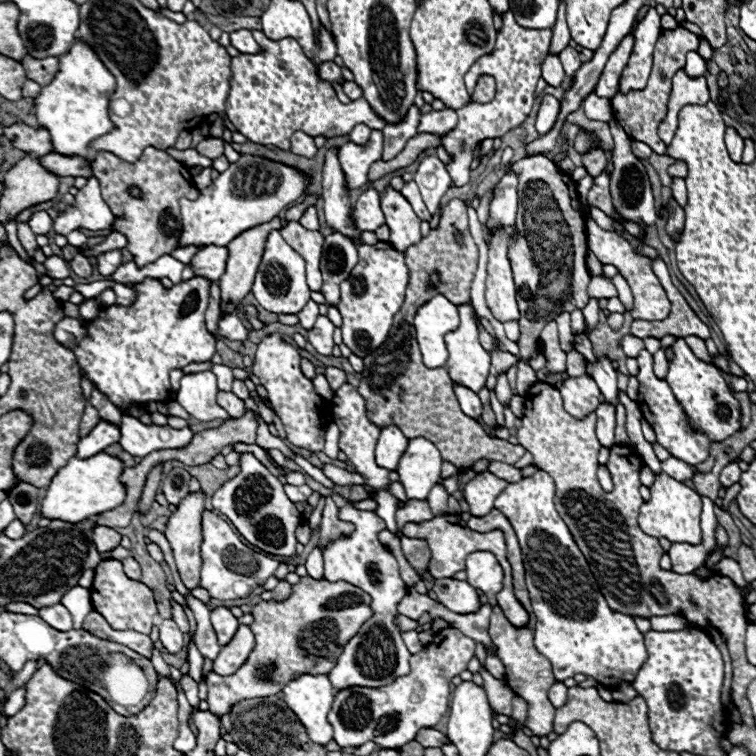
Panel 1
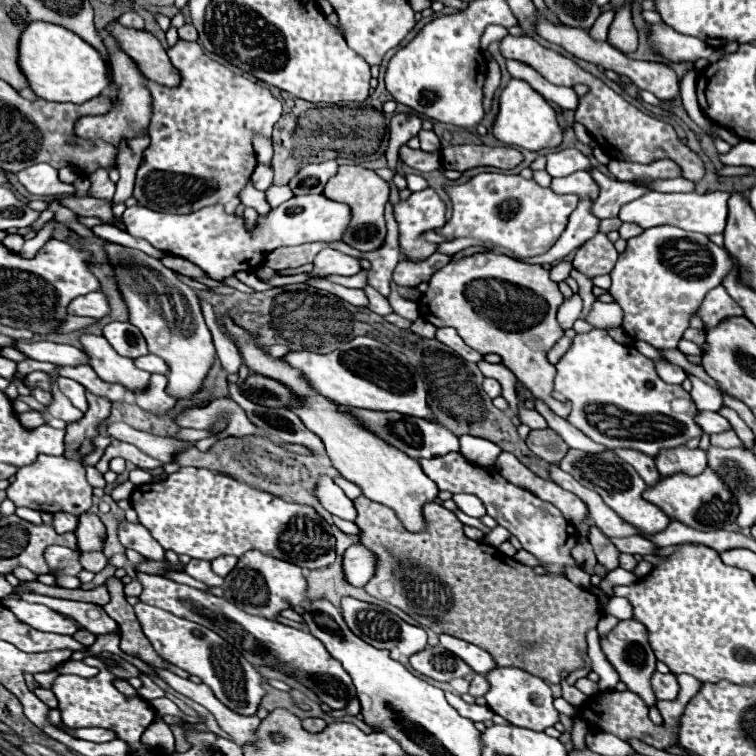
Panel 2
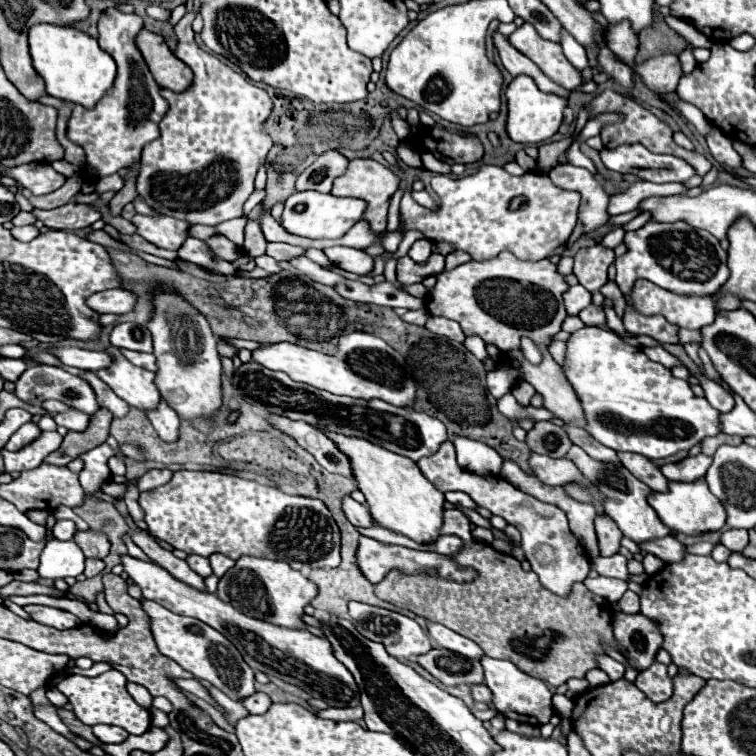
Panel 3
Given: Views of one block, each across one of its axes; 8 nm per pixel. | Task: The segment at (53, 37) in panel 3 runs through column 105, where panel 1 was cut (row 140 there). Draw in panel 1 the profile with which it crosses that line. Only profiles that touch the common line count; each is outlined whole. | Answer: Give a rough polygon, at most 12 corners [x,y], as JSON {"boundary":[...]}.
{"boundary":[[76,42],[34,100],[54,152],[112,130],[114,76]]}

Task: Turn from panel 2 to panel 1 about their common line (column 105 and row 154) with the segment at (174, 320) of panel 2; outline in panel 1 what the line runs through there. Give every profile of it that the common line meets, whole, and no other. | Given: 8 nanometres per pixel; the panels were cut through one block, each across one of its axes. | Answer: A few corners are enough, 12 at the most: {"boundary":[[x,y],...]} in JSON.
{"boundary":[[242,154],[180,200],[186,246],[228,246],[306,188],[290,166]]}

